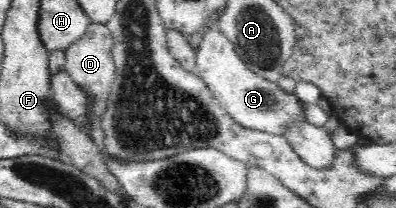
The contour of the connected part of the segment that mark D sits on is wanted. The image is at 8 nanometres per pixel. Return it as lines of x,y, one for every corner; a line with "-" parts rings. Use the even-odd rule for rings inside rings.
91,23
86,34
65,48
64,70
72,77
72,81
88,95
88,110
84,114
85,122
79,130
83,130
90,137
92,126
103,118
106,112
108,99
112,90
112,83
115,81
115,62
112,52
112,35
108,27
103,24

